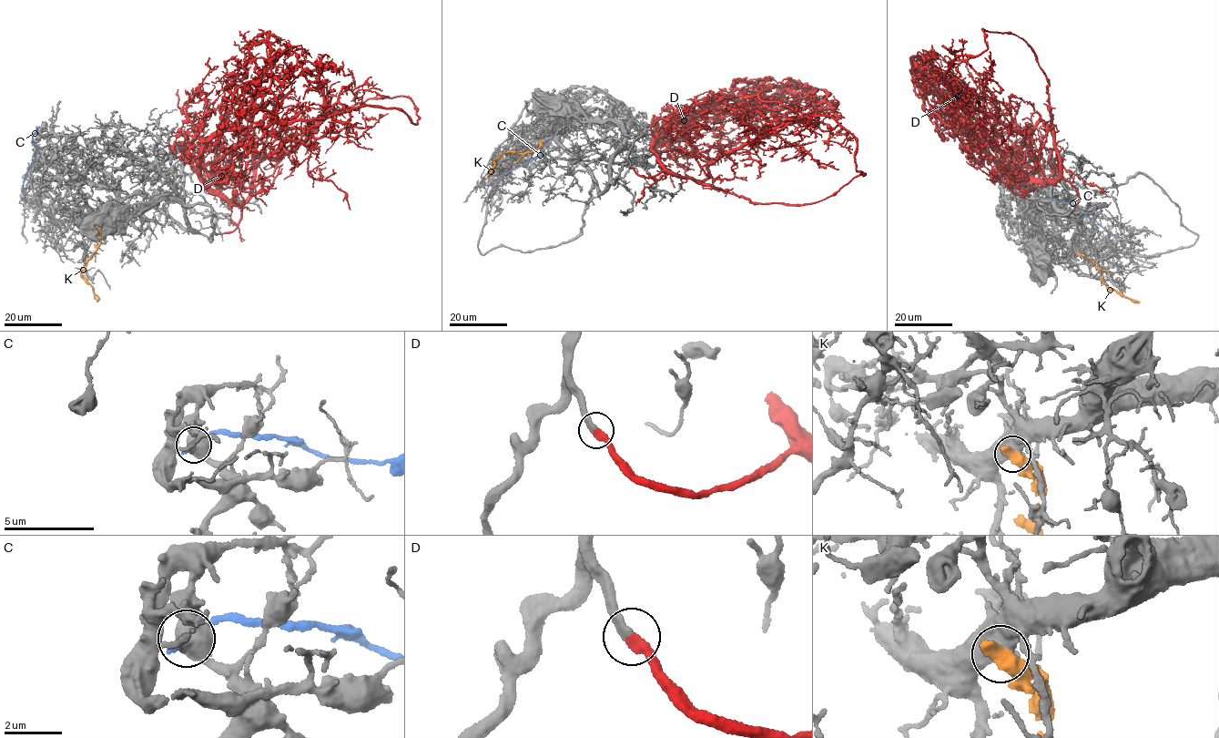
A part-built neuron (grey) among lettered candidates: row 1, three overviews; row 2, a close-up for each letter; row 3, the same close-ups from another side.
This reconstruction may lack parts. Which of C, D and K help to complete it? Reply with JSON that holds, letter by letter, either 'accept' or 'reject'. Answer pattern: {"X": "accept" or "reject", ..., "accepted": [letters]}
{"C": "reject", "D": "accept", "K": "reject", "accepted": ["D"]}

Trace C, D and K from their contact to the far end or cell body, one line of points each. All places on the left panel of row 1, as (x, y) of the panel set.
C: (36, 127), (32, 138), (36, 149), (33, 163), (25, 178), (24, 189)
D: (223, 233), (240, 207), (201, 179), (199, 161), (248, 114), (269, 59), (269, 33), (259, 39)
K: (96, 226), (101, 230), (99, 242), (81, 273), (92, 286), (97, 302)

